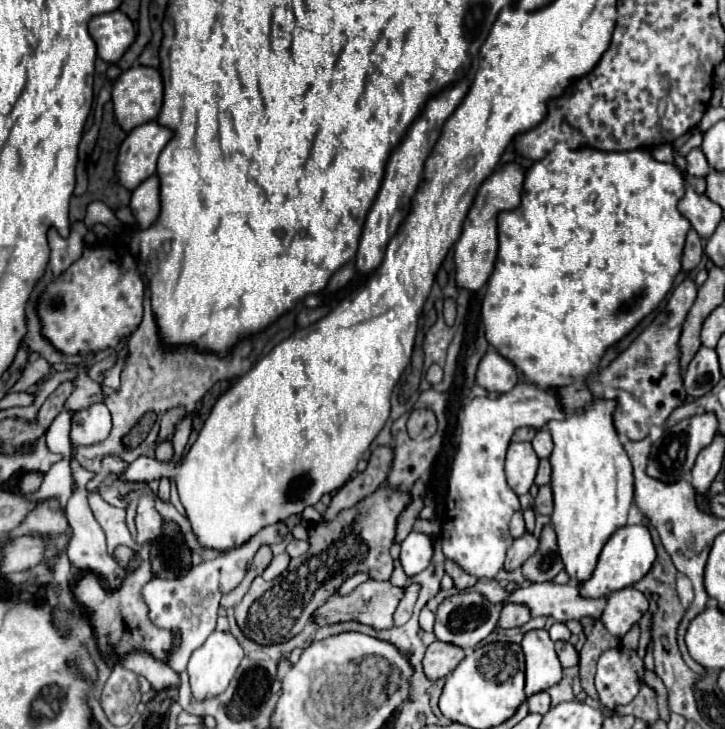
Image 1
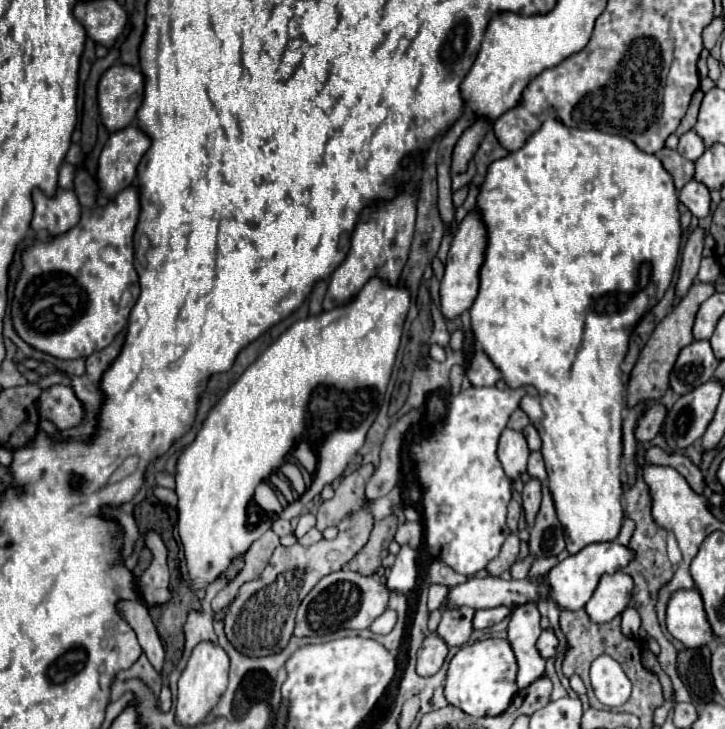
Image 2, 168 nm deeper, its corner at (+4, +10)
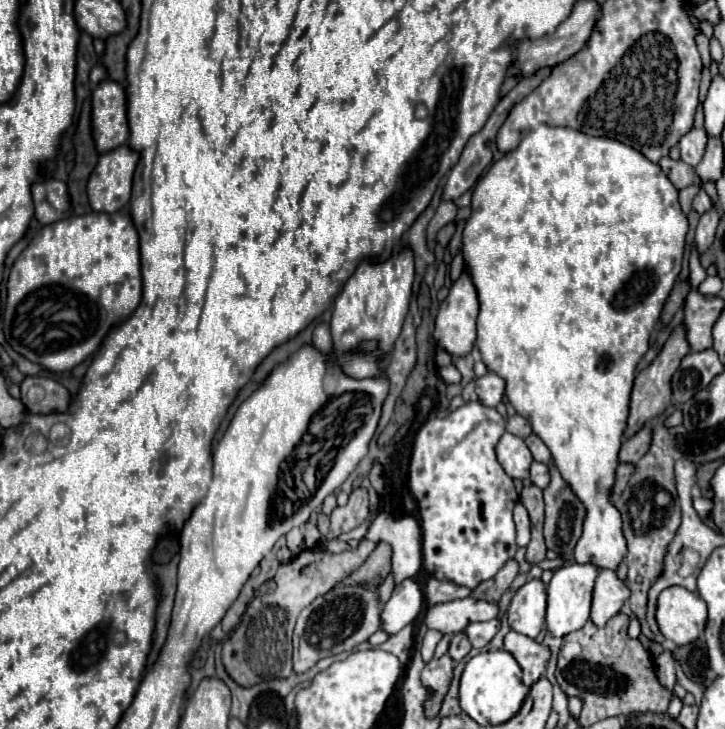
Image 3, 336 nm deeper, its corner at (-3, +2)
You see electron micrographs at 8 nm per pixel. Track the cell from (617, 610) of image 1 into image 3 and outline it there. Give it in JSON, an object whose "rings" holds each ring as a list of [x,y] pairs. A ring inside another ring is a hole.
{"rings":[[[602,569],[596,577],[592,591],[592,613],[590,613],[592,623],[606,625],[606,621],[620,611],[628,595],[630,595],[628,587],[622,581],[618,581],[616,573]]]}

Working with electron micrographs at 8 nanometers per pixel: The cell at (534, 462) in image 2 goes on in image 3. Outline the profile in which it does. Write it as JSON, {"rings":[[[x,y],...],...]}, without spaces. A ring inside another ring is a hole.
{"rings":[[[534,461],[532,467],[530,467],[530,481],[532,481],[536,487],[544,489],[544,487],[548,485],[548,481],[550,481],[548,465],[546,465],[546,463],[538,463],[538,461]]]}

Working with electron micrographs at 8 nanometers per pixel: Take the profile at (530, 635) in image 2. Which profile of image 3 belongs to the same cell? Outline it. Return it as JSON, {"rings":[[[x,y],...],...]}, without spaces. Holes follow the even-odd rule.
{"rings":[[[530,579],[512,597],[508,609],[508,623],[514,631],[534,639],[544,627],[544,613],[546,585],[542,583],[542,579]]]}

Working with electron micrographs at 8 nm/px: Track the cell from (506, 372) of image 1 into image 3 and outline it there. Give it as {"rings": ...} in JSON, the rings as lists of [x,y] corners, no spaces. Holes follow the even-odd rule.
{"rings":[[[486,373],[484,377],[476,379],[476,393],[482,405],[496,407],[504,397],[504,379],[500,379],[496,373]]]}

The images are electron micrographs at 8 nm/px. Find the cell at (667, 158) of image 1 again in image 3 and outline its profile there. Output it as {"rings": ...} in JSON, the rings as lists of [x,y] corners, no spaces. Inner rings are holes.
{"rings":[[[662,157],[660,167],[664,169],[666,177],[674,183],[676,189],[684,189],[684,187],[692,185],[692,181],[696,177],[696,173],[690,165],[686,165],[684,161],[672,161],[670,157]]]}

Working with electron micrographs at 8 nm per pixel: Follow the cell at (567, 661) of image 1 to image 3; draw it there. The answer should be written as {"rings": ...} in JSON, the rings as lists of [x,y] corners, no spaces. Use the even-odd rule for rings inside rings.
{"rings":[[[508,631],[504,637],[504,649],[514,655],[518,665],[524,671],[524,685],[532,685],[538,681],[542,671],[546,669],[546,661],[550,657],[548,647],[538,645],[534,639],[520,635],[516,631]]]}

